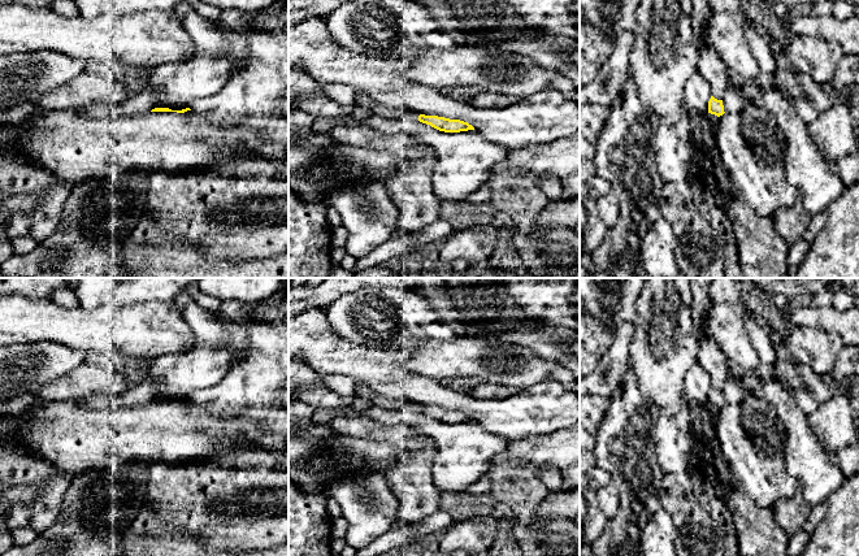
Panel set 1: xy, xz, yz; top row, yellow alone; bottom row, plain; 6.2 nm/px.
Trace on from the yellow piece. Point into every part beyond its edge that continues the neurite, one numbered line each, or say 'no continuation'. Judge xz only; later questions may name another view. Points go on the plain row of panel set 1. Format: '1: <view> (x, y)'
no continuation

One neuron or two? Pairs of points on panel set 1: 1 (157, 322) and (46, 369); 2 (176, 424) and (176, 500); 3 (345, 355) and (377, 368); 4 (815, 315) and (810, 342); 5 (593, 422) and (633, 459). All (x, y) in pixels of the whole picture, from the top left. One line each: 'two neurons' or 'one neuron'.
1: two neurons
2: two neurons
3: one neuron
4: two neurons
5: two neurons

